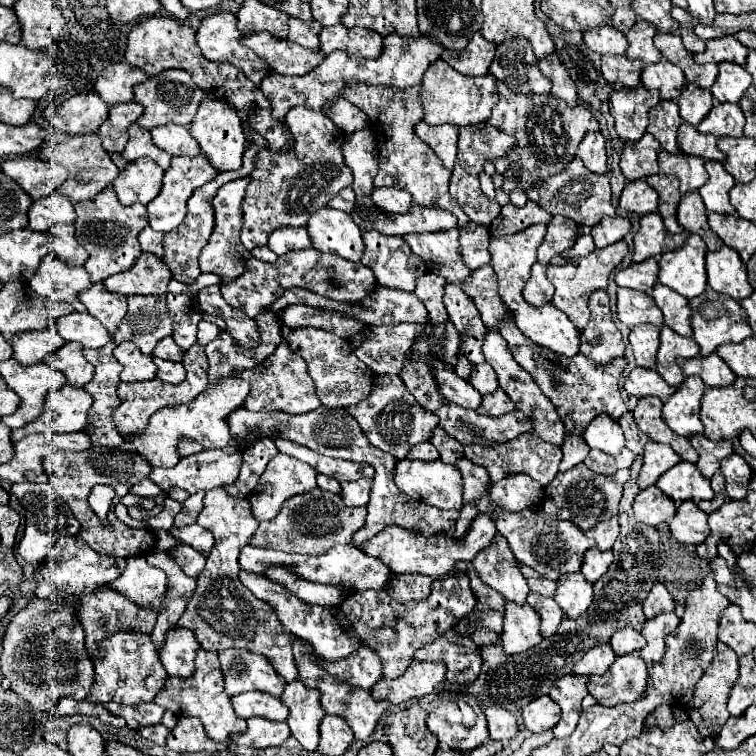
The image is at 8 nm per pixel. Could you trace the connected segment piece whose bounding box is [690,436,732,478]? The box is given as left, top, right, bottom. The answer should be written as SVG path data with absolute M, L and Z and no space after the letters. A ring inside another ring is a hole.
M694 436L690 442L700 454L696 468L702 472L704 478L712 478L712 474L720 468L720 462L732 454L730 442L710 442L706 436Z

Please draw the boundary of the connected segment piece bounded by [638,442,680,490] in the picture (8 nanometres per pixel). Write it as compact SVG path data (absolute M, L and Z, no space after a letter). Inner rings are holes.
M648 442L644 446L644 464L642 464L642 470L640 470L640 476L638 476L638 488L640 490L648 488L668 468L676 466L678 462L680 462L680 458L670 446L664 446L664 444L658 444L658 442Z

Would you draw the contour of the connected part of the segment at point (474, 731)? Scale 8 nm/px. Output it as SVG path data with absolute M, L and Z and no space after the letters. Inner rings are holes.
M438 694L430 702L430 714L428 714L428 730L438 736L438 742L442 748L458 750L458 752L470 752L484 744L488 740L488 728L484 712L480 710L478 702L470 694Z

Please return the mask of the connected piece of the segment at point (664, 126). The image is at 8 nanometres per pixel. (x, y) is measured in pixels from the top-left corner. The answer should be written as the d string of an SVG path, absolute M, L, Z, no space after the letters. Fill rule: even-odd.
M660 100L652 110L650 110L650 124L648 132L662 144L662 148L670 154L678 154L678 144L676 144L676 132L678 126L682 124L682 118L678 114L678 104L676 100Z

